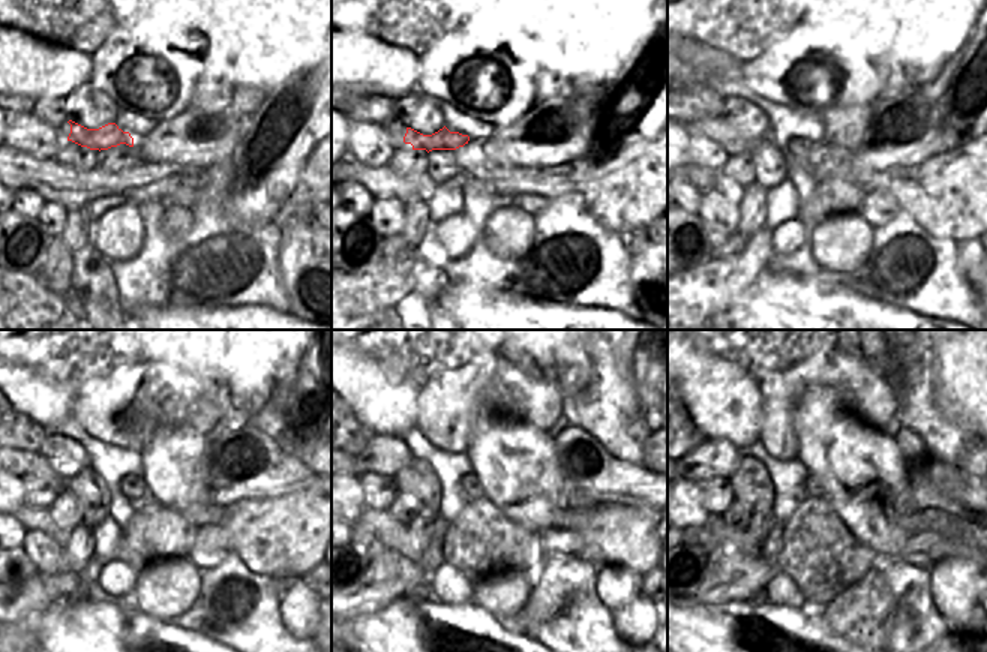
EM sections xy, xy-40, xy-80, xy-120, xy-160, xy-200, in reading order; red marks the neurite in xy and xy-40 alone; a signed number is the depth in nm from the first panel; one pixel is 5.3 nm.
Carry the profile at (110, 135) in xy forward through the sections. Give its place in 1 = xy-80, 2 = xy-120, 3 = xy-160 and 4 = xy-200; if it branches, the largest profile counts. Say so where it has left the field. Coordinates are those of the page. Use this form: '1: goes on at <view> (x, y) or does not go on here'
1: goes on at xy-80 (800, 149)
2: goes on at xy-120 (134, 487)
3: goes on at xy-160 (470, 484)
4: goes on at xy-200 (812, 487)

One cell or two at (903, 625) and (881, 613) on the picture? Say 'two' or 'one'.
two

